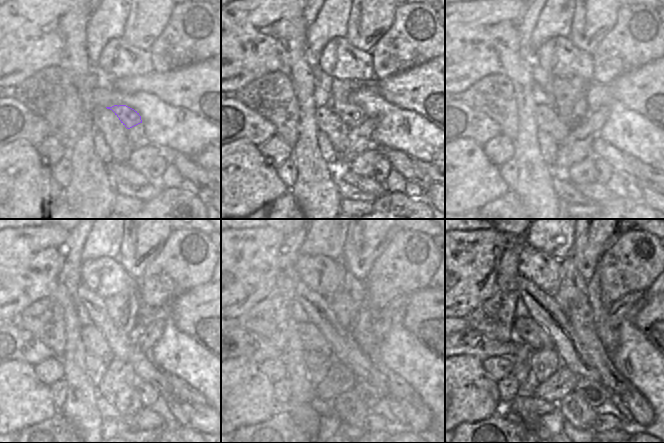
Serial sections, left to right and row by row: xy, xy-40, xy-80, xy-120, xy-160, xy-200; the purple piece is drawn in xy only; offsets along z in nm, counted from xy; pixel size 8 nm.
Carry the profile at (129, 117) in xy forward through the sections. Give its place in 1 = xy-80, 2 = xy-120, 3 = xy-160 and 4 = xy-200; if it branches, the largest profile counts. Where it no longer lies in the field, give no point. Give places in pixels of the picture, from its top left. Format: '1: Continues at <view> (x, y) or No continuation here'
1: Continues at xy-80 (568, 92)
2: Continues at xy-120 (123, 308)
3: Continues at xy-160 (345, 303)
4: Continues at xy-200 (573, 291).

